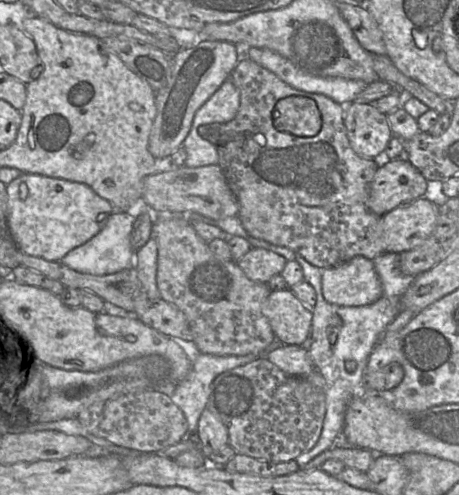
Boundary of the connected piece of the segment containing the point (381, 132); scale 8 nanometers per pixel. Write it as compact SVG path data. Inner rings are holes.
M355 101L346 106L347 136L358 155L373 159L385 151L393 137L387 115L380 112L373 103Z

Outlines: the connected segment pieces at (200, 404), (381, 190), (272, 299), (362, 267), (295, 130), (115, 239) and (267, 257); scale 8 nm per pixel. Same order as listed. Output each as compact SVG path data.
M200 353L193 360L188 376L176 384L171 393L171 400L181 409L188 423L181 442L191 441L191 433L198 433L198 421L207 406L210 386L214 379L221 373L243 366L259 357L265 356L215 356Z
M391 159L374 175L368 207L375 214L384 216L402 204L423 197L426 189L427 180L408 160Z
M290 288L271 291L262 305L275 339L286 345L302 345L310 336L312 308L303 304Z
M364 256L322 270L324 299L340 306L364 306L383 295L381 281L372 260Z
M288 96L278 100L272 119L278 131L298 137L313 137L322 127L322 117L316 102L305 96Z
M127 212L113 213L103 229L89 241L68 252L61 262L78 272L107 275L134 267L135 251L131 245L131 233L136 218Z
M253 248L237 260L244 274L253 281L267 283L274 275L282 272L286 259L264 248Z

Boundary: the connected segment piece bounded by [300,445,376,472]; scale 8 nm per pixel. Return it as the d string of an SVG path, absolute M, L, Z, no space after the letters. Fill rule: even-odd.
M332 446L325 450L300 470L318 469L327 459L337 459L343 462L345 467L354 468L362 472L367 472L371 467L376 454L368 449L359 447L344 448L341 446Z

